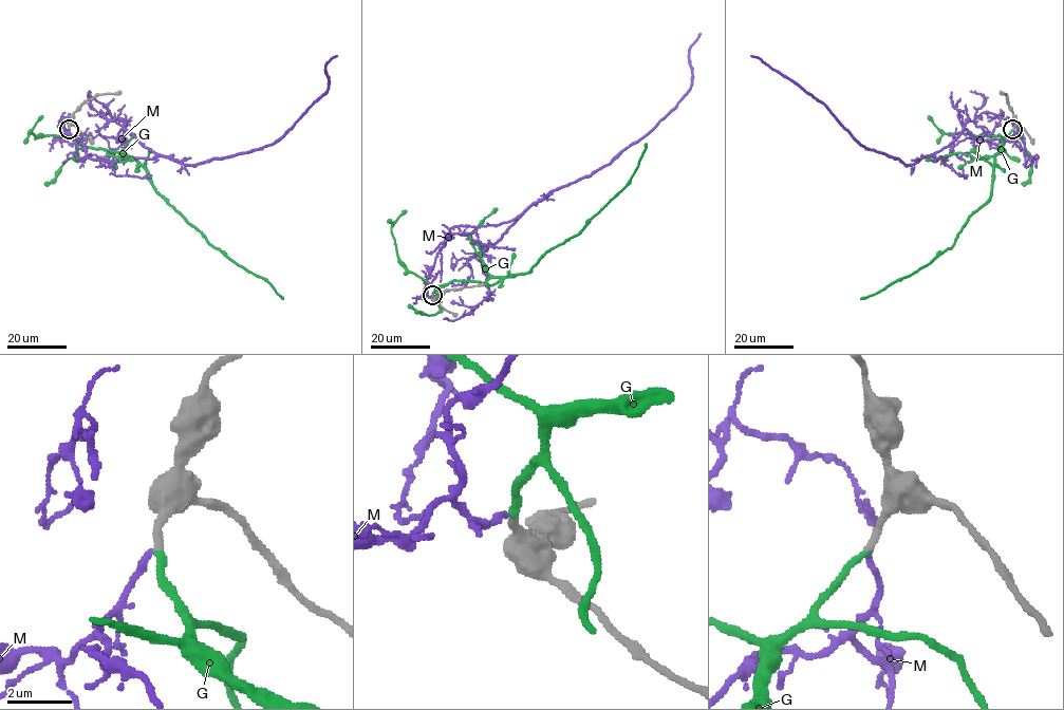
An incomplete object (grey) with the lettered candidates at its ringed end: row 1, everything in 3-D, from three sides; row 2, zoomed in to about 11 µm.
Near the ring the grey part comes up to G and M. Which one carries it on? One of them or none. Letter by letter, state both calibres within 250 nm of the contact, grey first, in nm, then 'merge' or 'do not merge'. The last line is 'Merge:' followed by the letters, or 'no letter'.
G: calibres 240 and 220 nm; merge
M: calibres 240 and 180 nm; do not merge
Merge: G

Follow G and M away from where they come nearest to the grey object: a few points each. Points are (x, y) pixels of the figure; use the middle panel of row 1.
G: (432, 296), (452, 281), (485, 283), (525, 274), (547, 250), (575, 236), (628, 183), (646, 143)
M: (432, 296), (427, 286), (454, 226), (518, 218), (610, 164), (678, 104), (701, 34)

